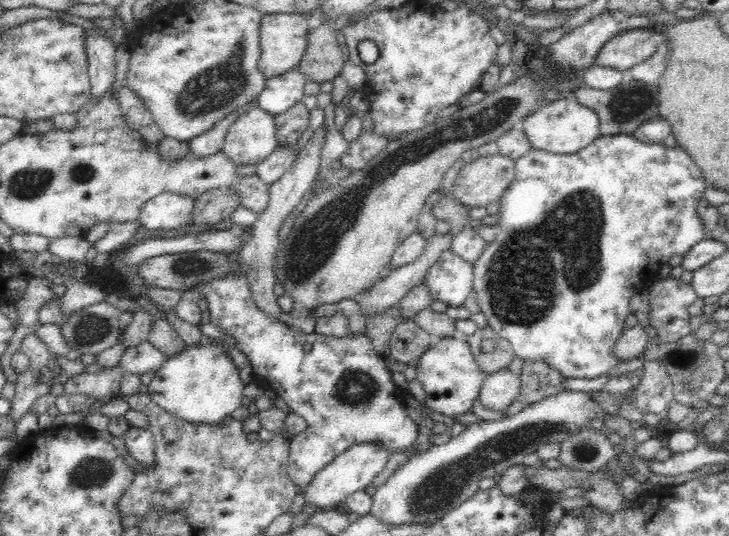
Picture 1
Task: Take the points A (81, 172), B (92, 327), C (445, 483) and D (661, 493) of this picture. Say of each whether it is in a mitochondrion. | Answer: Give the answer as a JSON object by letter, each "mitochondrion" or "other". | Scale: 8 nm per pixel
{"A":"mitochondrion","B":"mitochondrion","C":"mitochondrion","D":"other"}

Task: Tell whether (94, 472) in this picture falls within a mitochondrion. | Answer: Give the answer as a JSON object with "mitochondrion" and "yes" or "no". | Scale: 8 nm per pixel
{"mitochondrion":"yes"}

